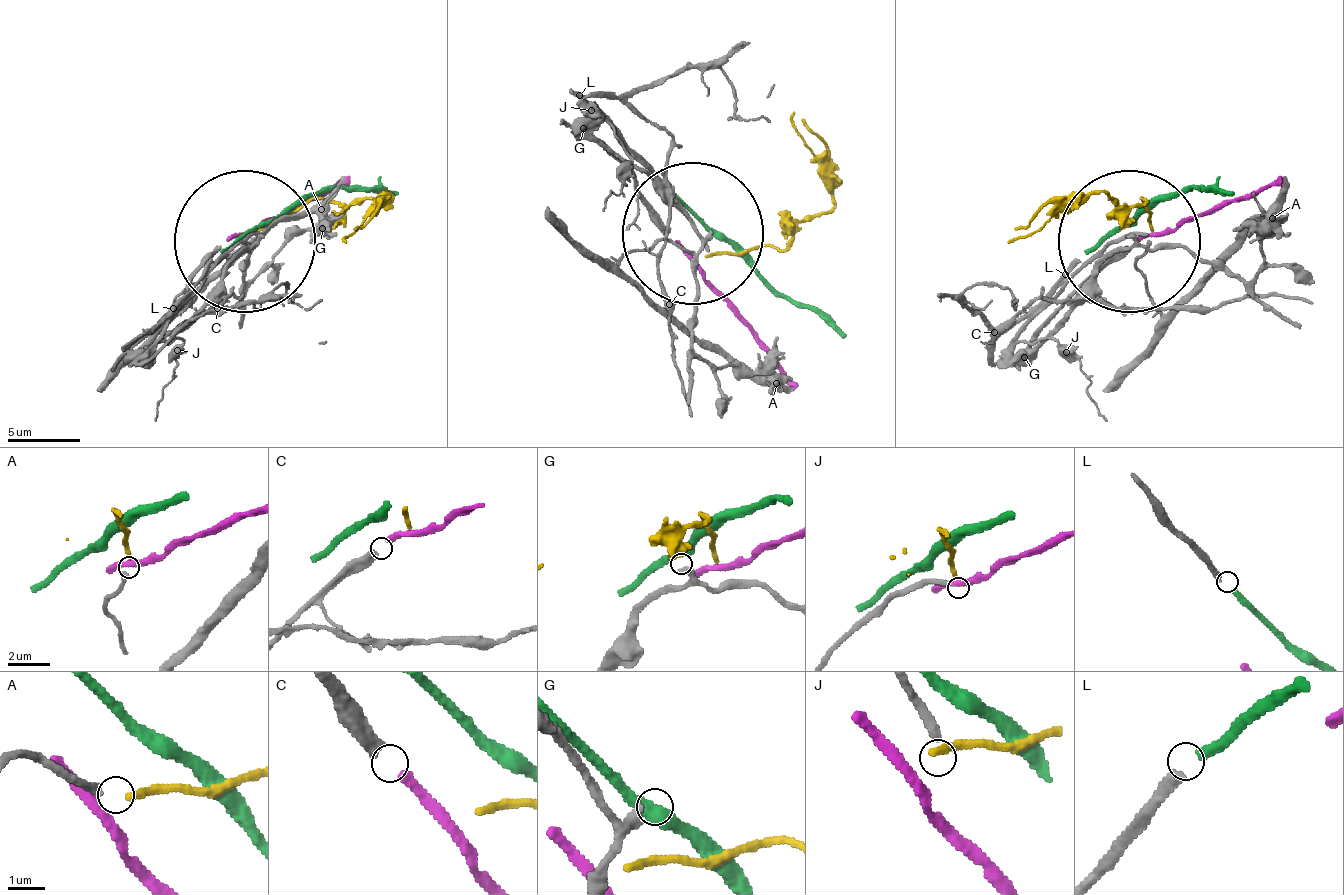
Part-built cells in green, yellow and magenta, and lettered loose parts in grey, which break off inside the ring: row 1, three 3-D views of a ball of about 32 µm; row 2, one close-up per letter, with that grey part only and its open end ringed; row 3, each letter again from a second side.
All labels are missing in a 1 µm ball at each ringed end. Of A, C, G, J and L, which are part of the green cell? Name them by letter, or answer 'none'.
L

